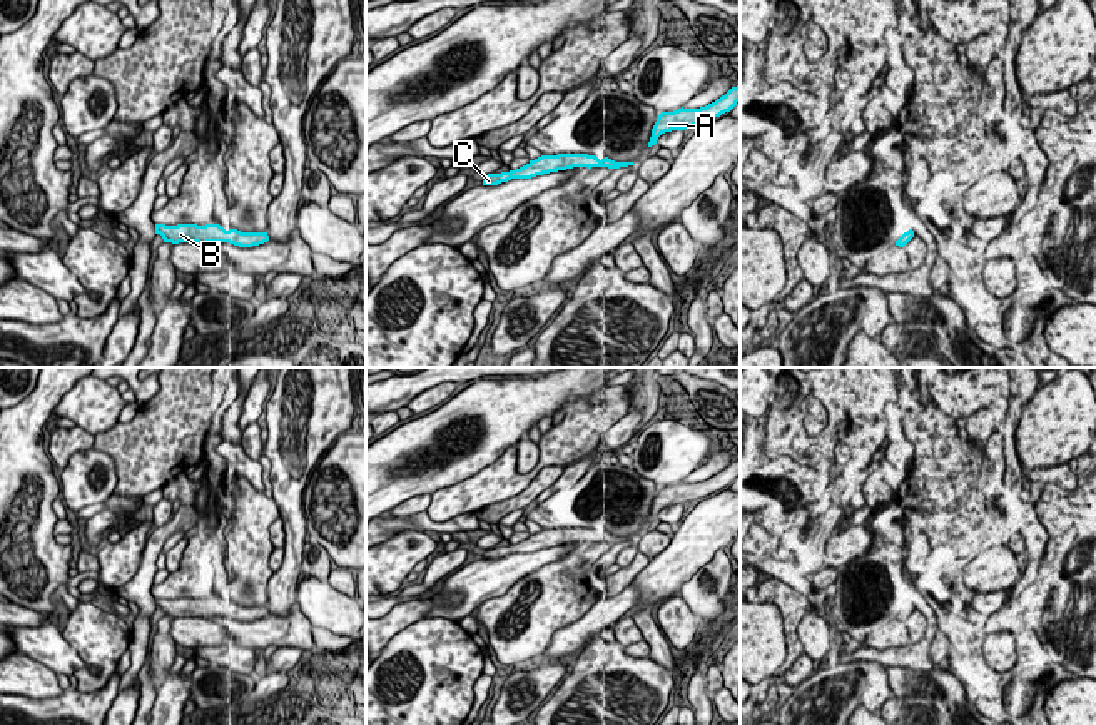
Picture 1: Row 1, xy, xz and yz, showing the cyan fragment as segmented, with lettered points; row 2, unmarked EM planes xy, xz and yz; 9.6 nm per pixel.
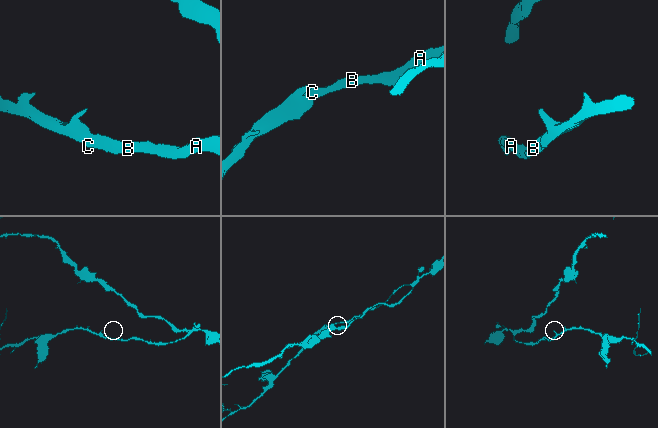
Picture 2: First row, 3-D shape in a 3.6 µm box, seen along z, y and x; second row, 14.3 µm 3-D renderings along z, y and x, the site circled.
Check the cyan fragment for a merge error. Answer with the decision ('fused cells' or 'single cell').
single cell

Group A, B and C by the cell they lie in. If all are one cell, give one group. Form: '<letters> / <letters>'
A B C

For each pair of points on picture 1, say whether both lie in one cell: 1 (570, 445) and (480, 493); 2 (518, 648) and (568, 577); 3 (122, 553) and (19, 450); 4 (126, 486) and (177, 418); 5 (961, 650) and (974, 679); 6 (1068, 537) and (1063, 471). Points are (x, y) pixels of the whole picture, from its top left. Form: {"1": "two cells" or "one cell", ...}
{"1": "one cell", "2": "one cell", "3": "two cells", "4": "one cell", "5": "one cell", "6": "two cells"}

